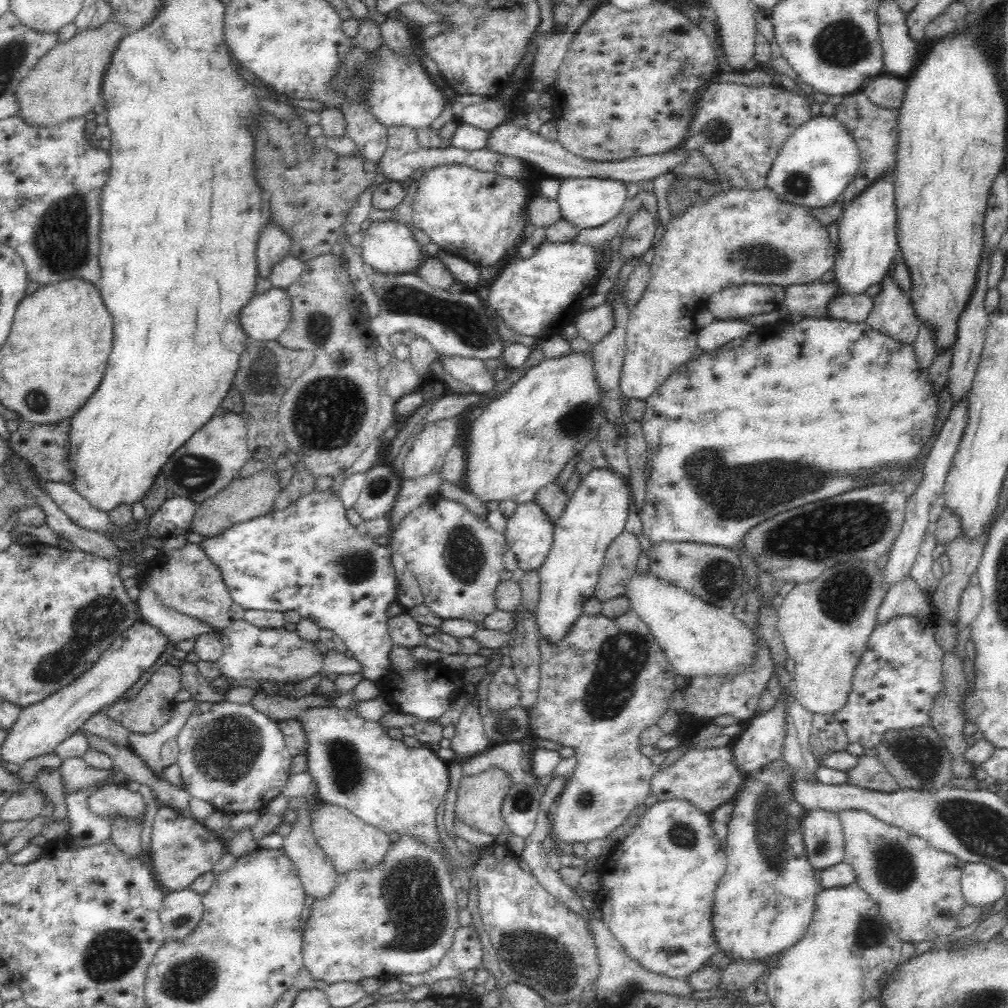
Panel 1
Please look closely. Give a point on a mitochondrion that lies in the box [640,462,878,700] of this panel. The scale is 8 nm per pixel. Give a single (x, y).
(842, 594)

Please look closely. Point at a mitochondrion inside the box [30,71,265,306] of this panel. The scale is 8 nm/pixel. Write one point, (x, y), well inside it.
(62, 238)

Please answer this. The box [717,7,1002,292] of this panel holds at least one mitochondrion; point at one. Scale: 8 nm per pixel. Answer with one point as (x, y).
(842, 44)

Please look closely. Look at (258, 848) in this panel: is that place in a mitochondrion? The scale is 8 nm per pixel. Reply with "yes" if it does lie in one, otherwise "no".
no

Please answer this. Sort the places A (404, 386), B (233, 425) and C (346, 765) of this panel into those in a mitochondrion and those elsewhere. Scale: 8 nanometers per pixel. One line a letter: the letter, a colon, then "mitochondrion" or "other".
A: other
B: other
C: mitochondrion

